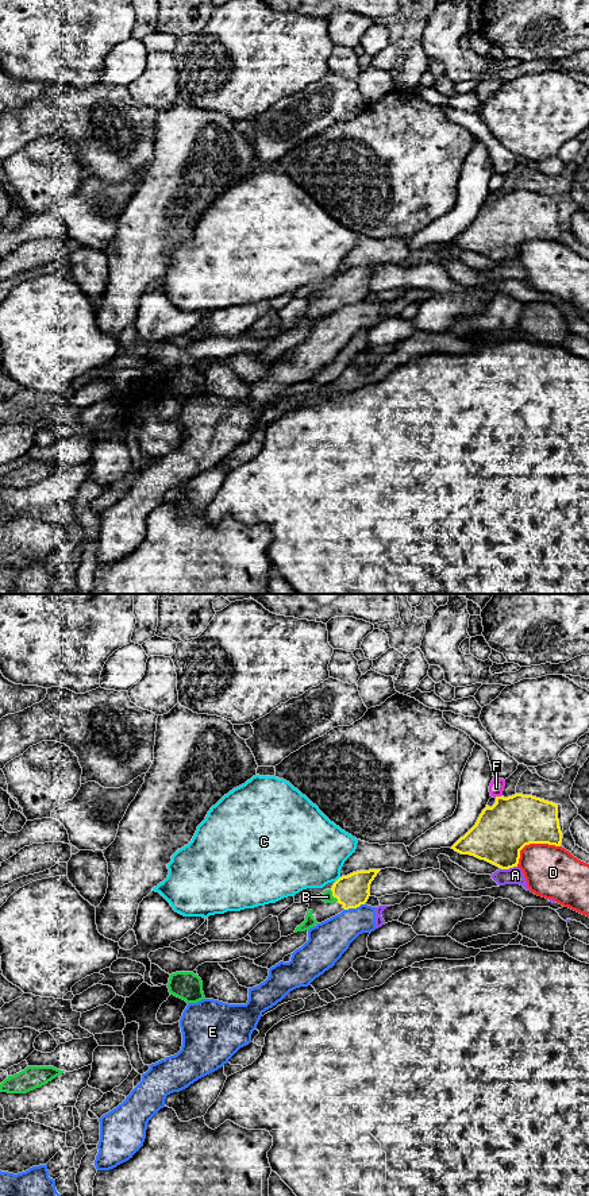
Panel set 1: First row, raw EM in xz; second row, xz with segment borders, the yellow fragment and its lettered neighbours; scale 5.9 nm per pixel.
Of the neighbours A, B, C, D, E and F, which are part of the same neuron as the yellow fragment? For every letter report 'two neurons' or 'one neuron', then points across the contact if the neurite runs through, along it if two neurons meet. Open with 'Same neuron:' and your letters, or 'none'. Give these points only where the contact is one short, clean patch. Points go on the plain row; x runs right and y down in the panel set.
Same neuron: B
A: two neurons
B: one neuron
C: two neurons
D: two neurons
E: two neurons; border along xz (365, 297), (345, 305)
F: two neurons

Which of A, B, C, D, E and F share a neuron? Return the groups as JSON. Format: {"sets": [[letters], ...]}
{"sets": [["A", "E"], ["B"], ["C"], ["D"], ["F"]]}

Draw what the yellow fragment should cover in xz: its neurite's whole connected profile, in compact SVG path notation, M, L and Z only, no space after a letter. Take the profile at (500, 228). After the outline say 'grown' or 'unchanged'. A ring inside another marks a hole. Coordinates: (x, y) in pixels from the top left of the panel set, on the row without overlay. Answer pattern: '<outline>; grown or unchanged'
M515 189L496 192L492 202L486 200L476 220L451 244L509 265L517 262L526 240L561 242L561 238L558 201L532 190Z; unchanged

